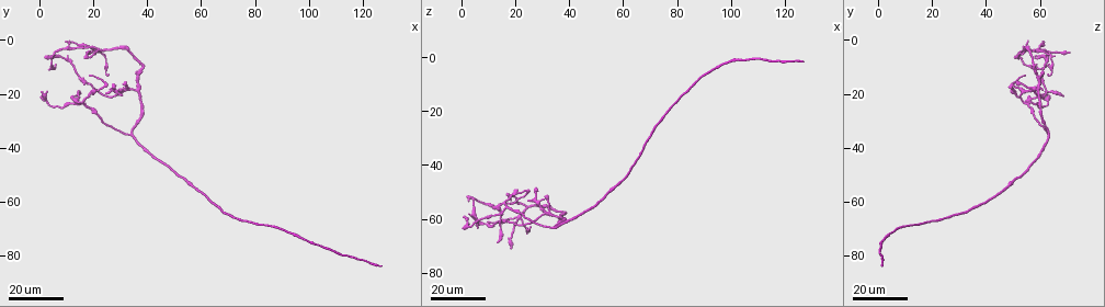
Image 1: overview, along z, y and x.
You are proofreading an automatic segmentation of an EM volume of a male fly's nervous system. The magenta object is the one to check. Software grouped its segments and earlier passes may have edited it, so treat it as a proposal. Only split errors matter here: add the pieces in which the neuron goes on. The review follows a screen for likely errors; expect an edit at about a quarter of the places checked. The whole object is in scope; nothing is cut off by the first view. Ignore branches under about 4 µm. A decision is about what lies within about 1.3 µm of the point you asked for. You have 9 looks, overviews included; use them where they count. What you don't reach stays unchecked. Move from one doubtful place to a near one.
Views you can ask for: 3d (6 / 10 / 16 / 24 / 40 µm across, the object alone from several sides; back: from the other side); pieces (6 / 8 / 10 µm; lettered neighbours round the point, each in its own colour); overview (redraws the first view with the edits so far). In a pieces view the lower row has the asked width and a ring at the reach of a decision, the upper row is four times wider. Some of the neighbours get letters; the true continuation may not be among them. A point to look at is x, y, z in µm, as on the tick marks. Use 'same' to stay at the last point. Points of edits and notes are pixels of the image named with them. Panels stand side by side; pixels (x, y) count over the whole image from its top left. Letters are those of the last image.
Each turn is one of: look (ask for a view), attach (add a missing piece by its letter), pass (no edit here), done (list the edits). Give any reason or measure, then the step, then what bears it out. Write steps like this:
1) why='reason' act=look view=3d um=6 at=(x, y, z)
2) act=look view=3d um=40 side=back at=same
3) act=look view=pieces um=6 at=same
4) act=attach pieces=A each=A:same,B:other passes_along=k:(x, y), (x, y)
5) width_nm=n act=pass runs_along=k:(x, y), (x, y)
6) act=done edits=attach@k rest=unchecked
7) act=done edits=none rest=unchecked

why='thin end' act=look view=3d um=24 at=(127, 83, 2)

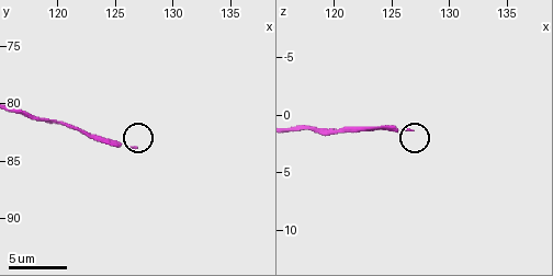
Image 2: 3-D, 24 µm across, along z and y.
act=look view=3d um=10 at=(126.8, 83.8, 1.2)

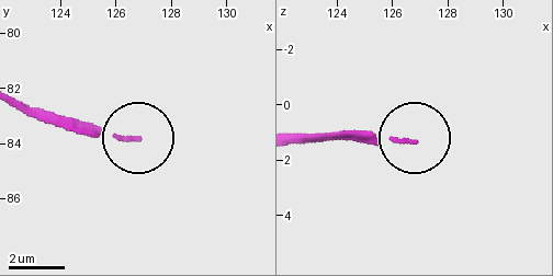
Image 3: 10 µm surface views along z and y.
act=look view=pieces um=6 at=(126.7, 83.8, 1.3)

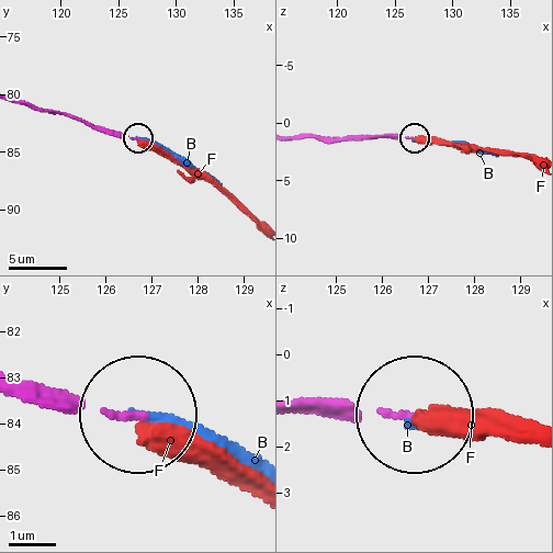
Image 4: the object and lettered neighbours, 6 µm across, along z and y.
act=attach pieces=B each=B:same,F:other found='it goes on there'

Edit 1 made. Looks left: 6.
act=look view=overview

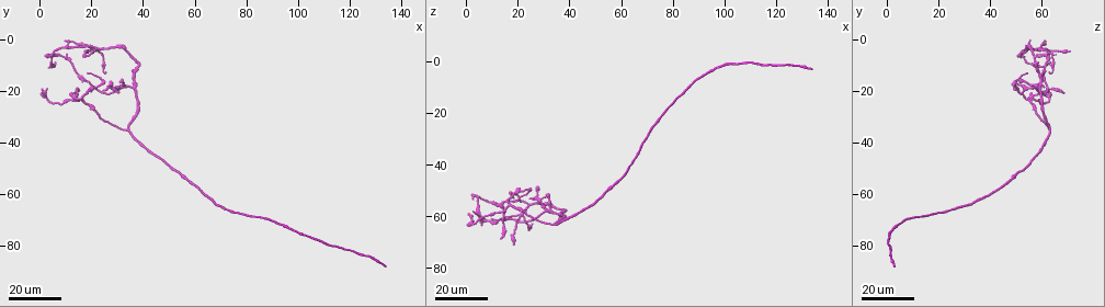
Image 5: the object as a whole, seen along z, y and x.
why='long arm stops here' act=look view=3d um=16 at=(133, 87, 2)

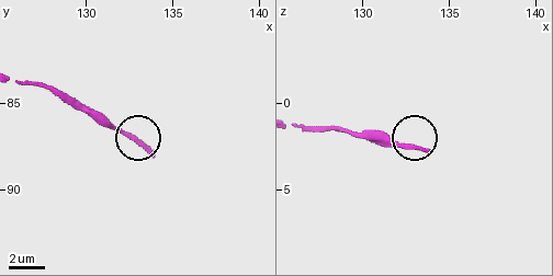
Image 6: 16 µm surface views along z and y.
act=look view=pieces um=8 at=(133.8, 88.1, 2.7)

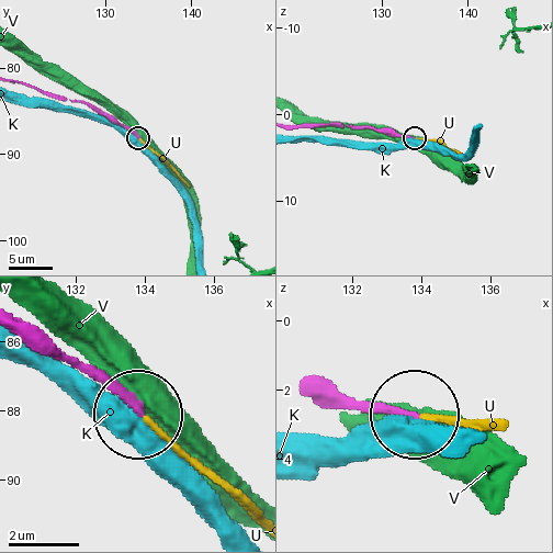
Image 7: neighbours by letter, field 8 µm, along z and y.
width_nm=180 act=attach pieces=U each=K:other,U:same,V:other passes_along=7:(342, 397), (425, 418), (493, 418) found='the neuron continues'

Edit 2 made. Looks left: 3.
act=look view=overview

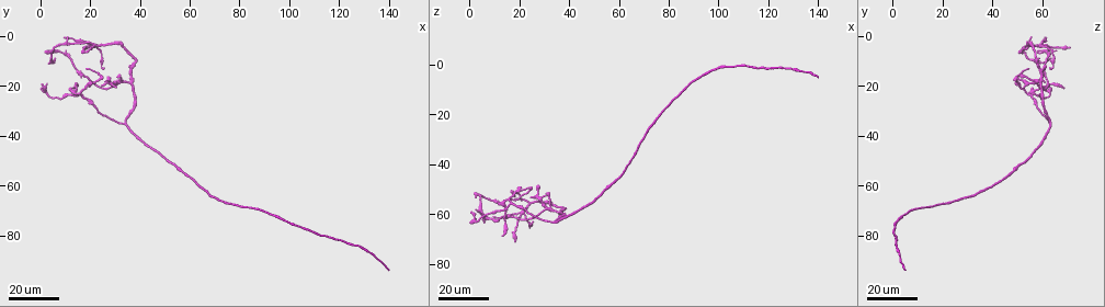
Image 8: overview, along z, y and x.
why='tapers out' act=look view=3d um=16 at=(140, 94, 5)

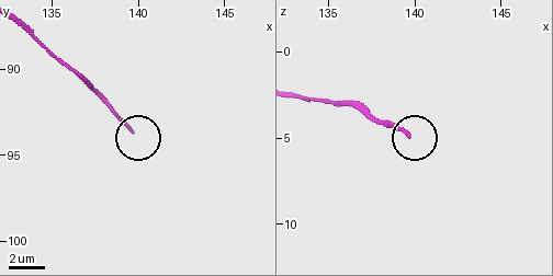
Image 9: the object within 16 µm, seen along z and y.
act=look view=pieces um=6 at=(139.6, 93.5, 4.9)

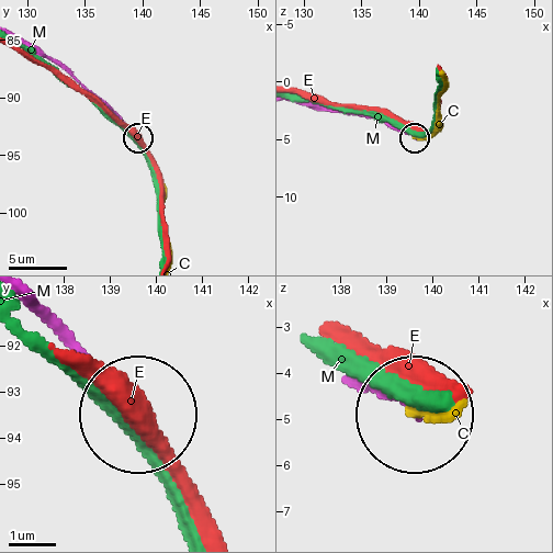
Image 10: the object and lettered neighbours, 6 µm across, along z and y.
width_nm=160 act=pass each=C:other,E:other,M:other runs_along=10:(358, 377), (413, 408) found='no lettered piece goes on from it'

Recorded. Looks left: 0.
act=done edits=attach@4,attach@7 rest=unchecked

